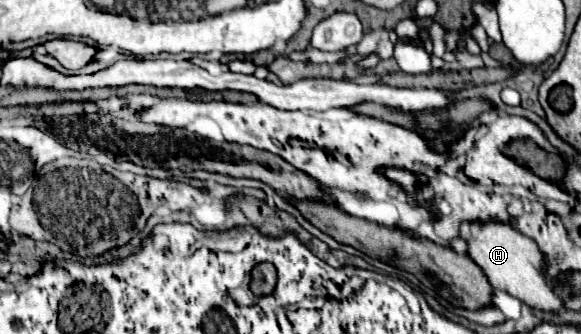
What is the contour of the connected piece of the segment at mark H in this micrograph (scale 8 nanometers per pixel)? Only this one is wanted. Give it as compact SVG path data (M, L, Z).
M470 221L468 231L468 257L482 269L492 287L502 289L536 309L558 311L564 307L562 291L552 291L548 279L542 275L542 253L530 237L522 235L516 227L508 227L504 221Z

